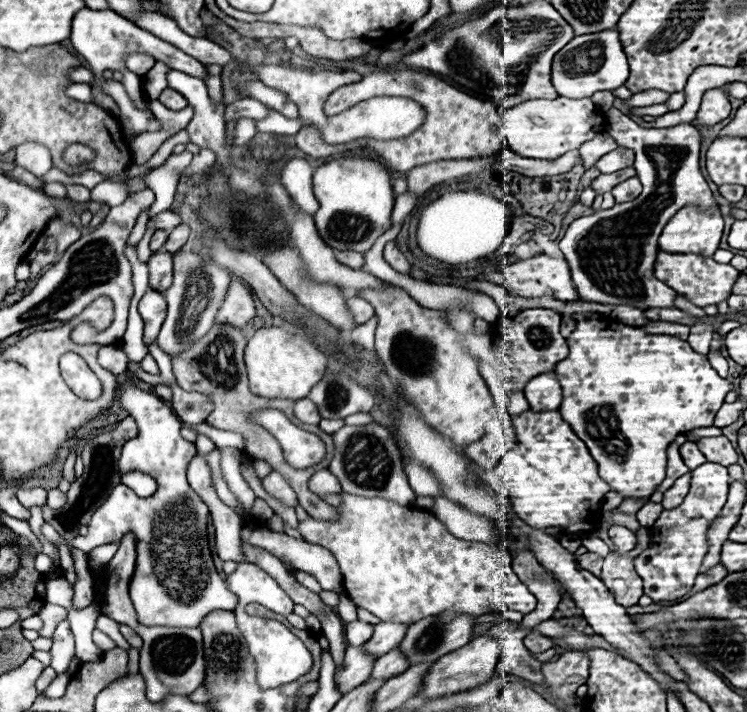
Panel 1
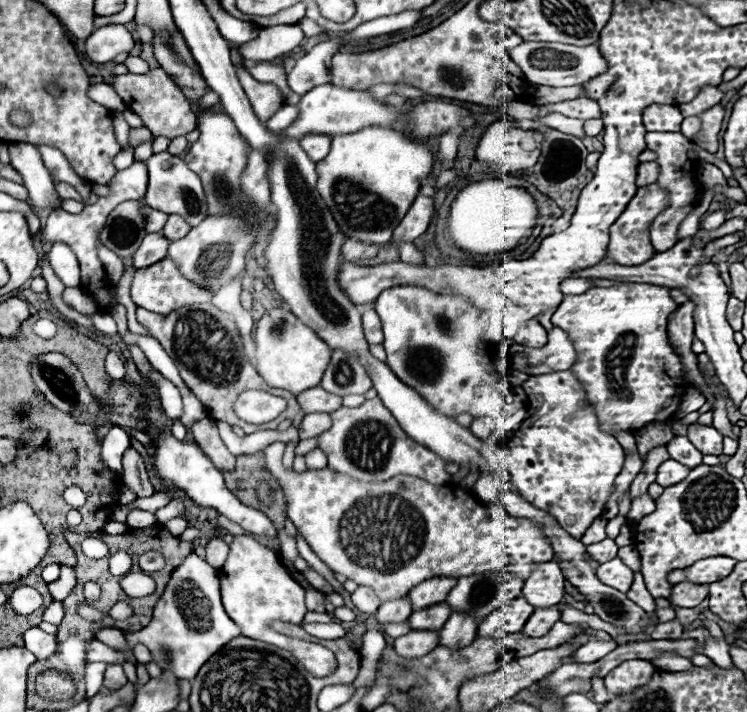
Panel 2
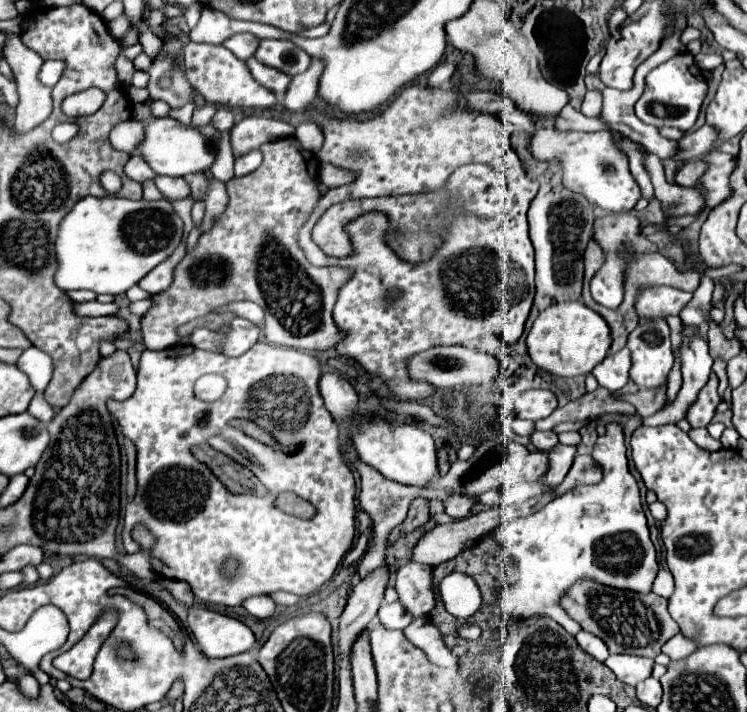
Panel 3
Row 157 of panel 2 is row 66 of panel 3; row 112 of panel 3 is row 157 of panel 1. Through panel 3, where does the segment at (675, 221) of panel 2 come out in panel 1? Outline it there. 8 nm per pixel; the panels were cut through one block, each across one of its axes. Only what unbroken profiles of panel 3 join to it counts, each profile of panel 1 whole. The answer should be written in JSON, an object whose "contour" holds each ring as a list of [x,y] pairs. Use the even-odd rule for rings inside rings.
{"contour":[[[610,108],[606,112],[606,132],[618,142],[618,146],[632,148],[636,152],[634,170],[640,182],[644,184],[642,194],[624,204],[616,204],[614,208],[594,212],[590,216],[582,216],[570,224],[566,230],[566,236],[560,240],[560,250],[570,266],[572,282],[582,296],[584,302],[598,302],[598,304],[612,304],[612,306],[634,306],[634,308],[674,308],[676,292],[656,280],[654,276],[654,260],[658,254],[658,236],[666,222],[688,202],[700,204],[700,208],[716,206],[716,200],[712,198],[712,192],[700,172],[698,164],[698,152],[700,152],[700,130],[694,124],[678,124],[672,128],[640,128],[634,120],[624,116],[620,110]]]}

